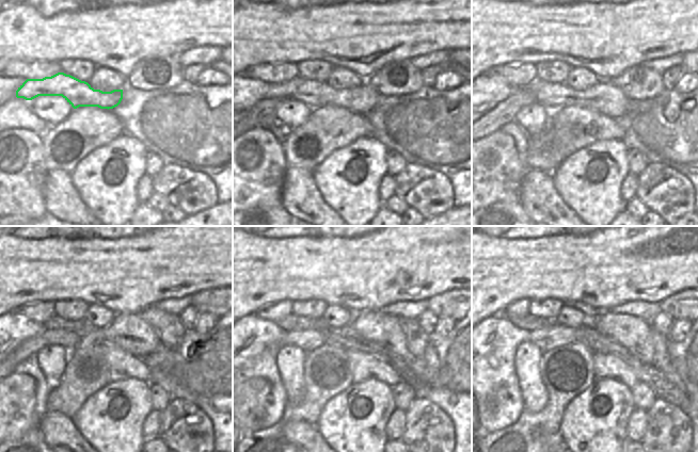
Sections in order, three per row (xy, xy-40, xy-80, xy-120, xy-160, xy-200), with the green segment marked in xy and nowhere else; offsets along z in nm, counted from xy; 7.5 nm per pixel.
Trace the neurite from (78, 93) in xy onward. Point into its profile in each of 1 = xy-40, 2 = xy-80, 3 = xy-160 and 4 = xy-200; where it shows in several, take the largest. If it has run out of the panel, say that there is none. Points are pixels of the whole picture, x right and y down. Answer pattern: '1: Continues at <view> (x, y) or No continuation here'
1: Continues at xy-40 (361, 99)
2: Continues at xy-80 (605, 98)
3: Continues at xy-160 (382, 328)
4: Continues at xy-200 (631, 332)

